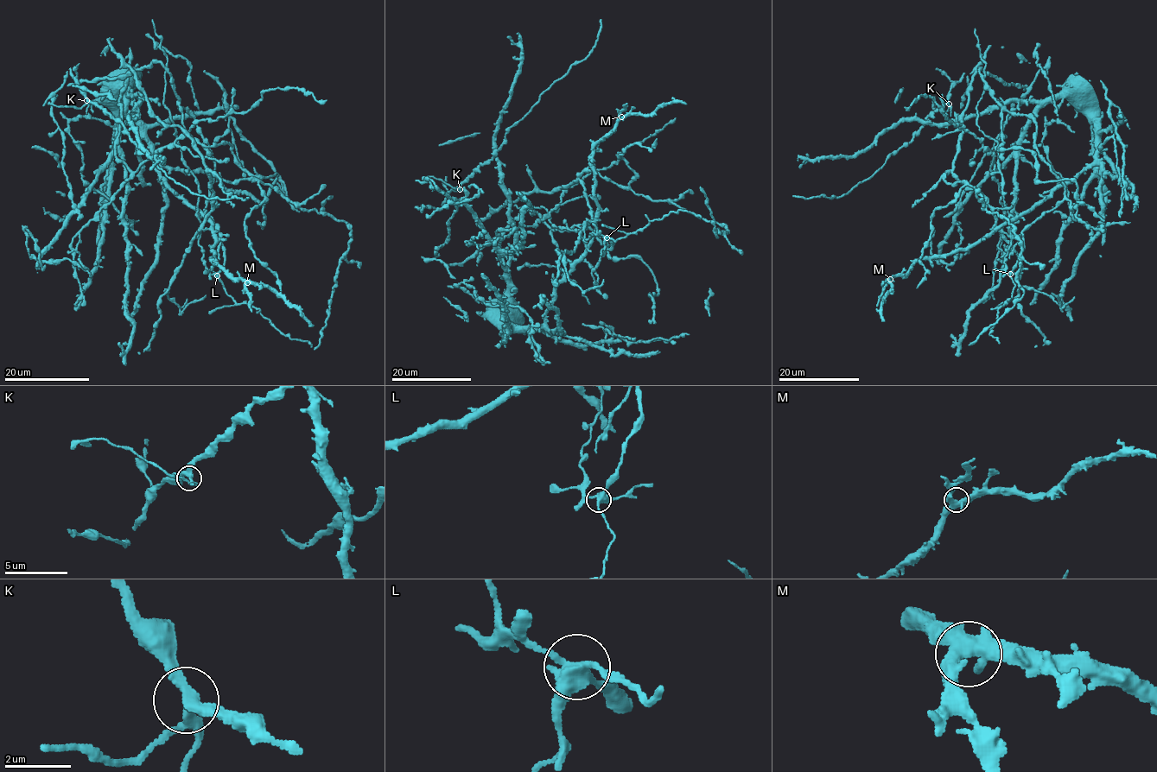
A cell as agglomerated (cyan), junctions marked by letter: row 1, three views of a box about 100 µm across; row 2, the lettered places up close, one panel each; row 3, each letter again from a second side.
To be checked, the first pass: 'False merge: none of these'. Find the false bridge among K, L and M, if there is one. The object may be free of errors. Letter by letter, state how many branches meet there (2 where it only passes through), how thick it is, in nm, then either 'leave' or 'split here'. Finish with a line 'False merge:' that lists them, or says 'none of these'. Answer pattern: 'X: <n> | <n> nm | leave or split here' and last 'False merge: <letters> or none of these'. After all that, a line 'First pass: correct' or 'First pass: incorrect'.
K: 4 | 280 nm | leave
L: 4 | 440 nm | split here
M: 4 | 440 nm | leave
False merge: L
First pass: incorrect

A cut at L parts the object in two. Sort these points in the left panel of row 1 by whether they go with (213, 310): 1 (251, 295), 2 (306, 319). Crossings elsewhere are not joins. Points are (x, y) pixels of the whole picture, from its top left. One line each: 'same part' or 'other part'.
1: other part
2: other part

